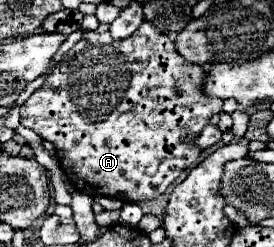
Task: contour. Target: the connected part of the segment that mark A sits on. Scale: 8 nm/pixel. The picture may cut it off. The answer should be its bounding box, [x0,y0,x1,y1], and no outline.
[20,20,222,202]

